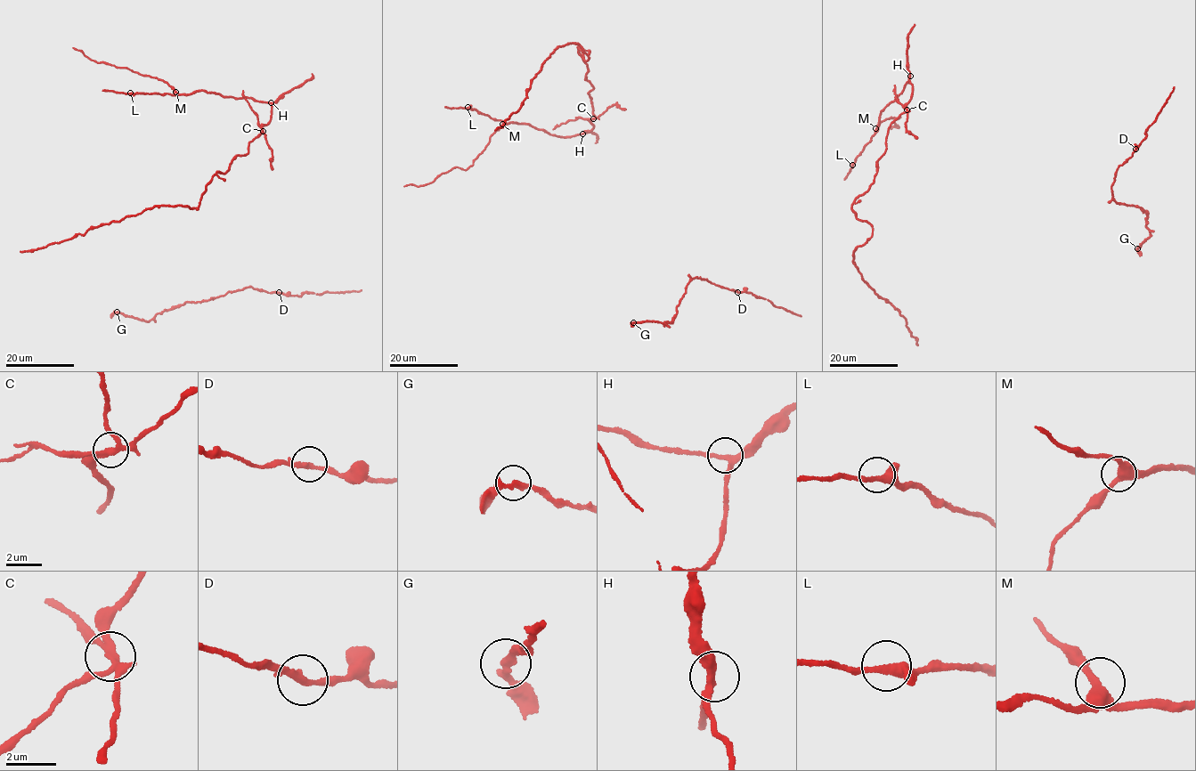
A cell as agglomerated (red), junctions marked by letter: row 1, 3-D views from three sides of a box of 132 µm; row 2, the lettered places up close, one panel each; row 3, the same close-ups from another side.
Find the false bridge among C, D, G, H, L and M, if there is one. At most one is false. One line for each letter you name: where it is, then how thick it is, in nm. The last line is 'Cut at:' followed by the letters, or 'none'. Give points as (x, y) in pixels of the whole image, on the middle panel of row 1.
C: place (593, 118); calibre 240 nm
Cut at: C

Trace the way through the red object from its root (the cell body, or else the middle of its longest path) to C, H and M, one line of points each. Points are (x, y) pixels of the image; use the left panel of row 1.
C: (267, 142), (262, 131)
H: (267, 142), (262, 126), (270, 121), (271, 102)
M: (267, 142), (262, 126), (270, 121), (272, 103), (202, 91), (188, 94), (175, 92)

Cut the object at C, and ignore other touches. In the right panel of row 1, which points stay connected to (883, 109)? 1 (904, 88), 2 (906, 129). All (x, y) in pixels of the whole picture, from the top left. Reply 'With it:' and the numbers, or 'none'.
With it: 1

